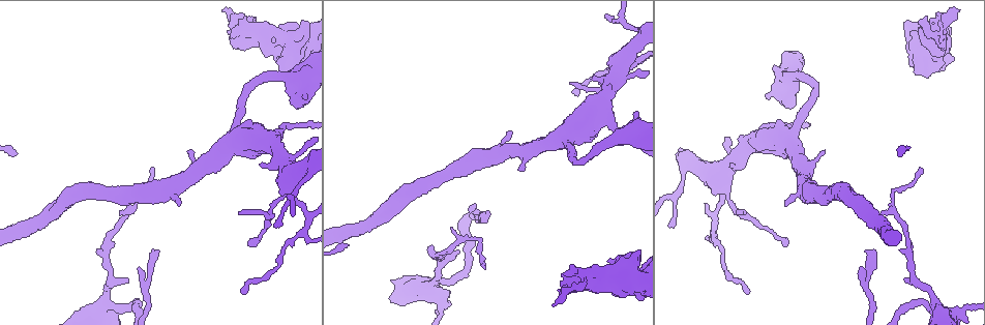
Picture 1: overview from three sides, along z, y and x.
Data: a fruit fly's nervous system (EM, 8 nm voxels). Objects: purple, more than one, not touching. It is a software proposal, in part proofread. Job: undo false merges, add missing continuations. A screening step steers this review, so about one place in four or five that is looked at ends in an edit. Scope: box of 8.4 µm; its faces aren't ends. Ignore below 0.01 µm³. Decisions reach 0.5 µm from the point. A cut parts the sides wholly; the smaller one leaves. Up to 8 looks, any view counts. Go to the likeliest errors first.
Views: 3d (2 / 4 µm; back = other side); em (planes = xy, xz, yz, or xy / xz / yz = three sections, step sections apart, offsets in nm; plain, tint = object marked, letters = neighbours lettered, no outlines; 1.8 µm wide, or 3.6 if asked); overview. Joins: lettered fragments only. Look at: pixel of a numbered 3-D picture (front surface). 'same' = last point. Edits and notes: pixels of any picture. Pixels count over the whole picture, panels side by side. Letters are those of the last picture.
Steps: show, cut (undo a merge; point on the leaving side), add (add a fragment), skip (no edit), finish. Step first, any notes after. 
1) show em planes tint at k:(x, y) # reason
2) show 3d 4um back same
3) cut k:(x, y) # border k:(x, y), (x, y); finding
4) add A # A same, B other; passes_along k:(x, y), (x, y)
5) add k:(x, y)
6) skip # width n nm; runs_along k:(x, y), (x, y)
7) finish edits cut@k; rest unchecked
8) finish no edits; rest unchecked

show em xz step 16 tint at 1:(300, 59) # sharp bend

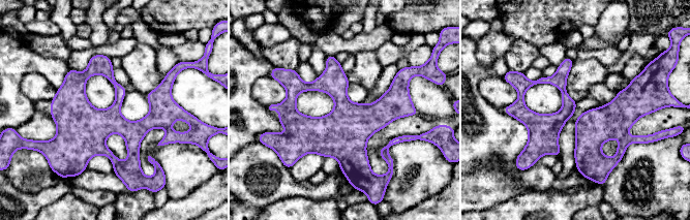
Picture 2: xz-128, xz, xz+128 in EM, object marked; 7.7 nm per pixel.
show em xz step 16 letters same

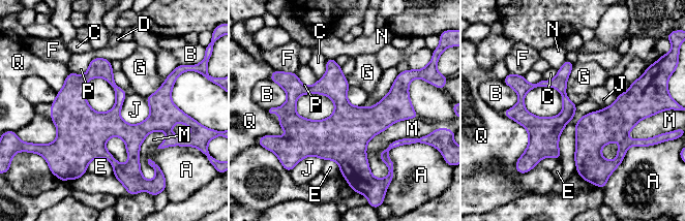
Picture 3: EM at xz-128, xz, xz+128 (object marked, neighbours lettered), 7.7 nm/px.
skip # width 110 nm; A other, B other, C other, D other, E other, F other, G other, J other, M other, N other, P other, Q other; border 3:(125, 94), (120, 117), (136, 125); all the same neuron

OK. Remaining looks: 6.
show 3d 4um at 1:(441, 306) # abrupt turn

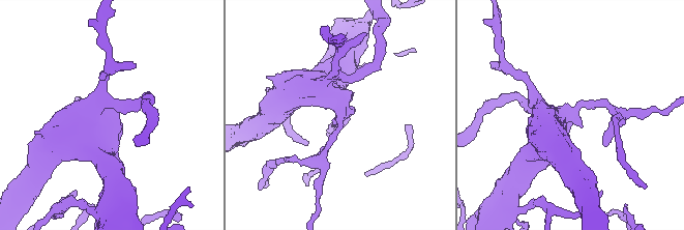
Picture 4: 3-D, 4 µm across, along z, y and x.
show em planes tint at 4:(339, 112) # now the EM

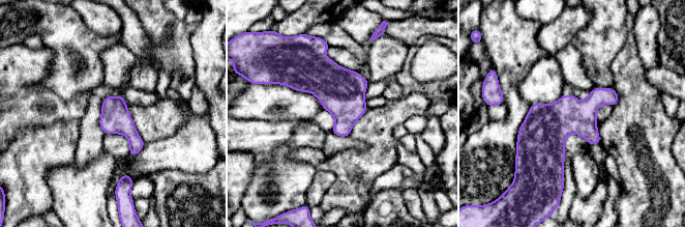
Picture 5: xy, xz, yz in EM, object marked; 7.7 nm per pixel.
show em planes letters same

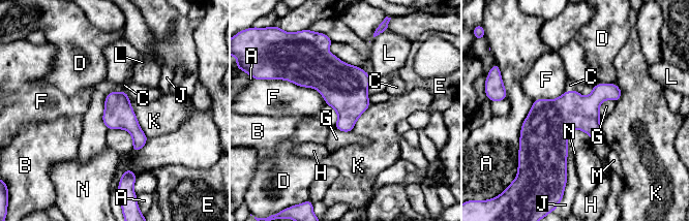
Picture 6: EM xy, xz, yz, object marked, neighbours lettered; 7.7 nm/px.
add C # A other, B other, C same, D other, E other, F other, G other, H other, J other, K other, L other, M other, N other; it goes on there

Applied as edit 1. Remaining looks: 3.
show overview # see it whole again

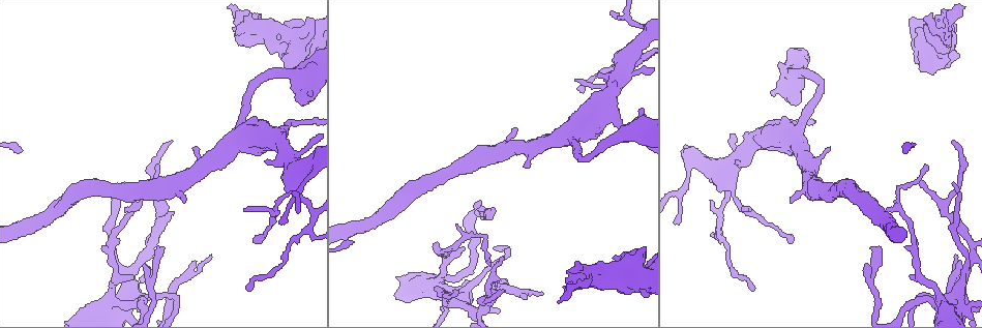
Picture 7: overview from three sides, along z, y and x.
show em planes letters at 7:(923, 182) # thin end

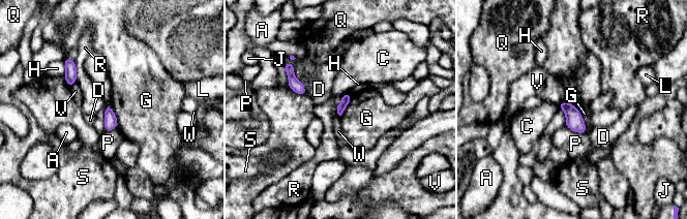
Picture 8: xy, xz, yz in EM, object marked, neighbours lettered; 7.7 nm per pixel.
skip # longest_contact G 240 nm; A other, C other, D other, G other, H other, J other, L other, P other, Q other, R other, S other, V other, W other; no lettered fragment goes on from it

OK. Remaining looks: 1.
finish edits add@6; rest unchecked

